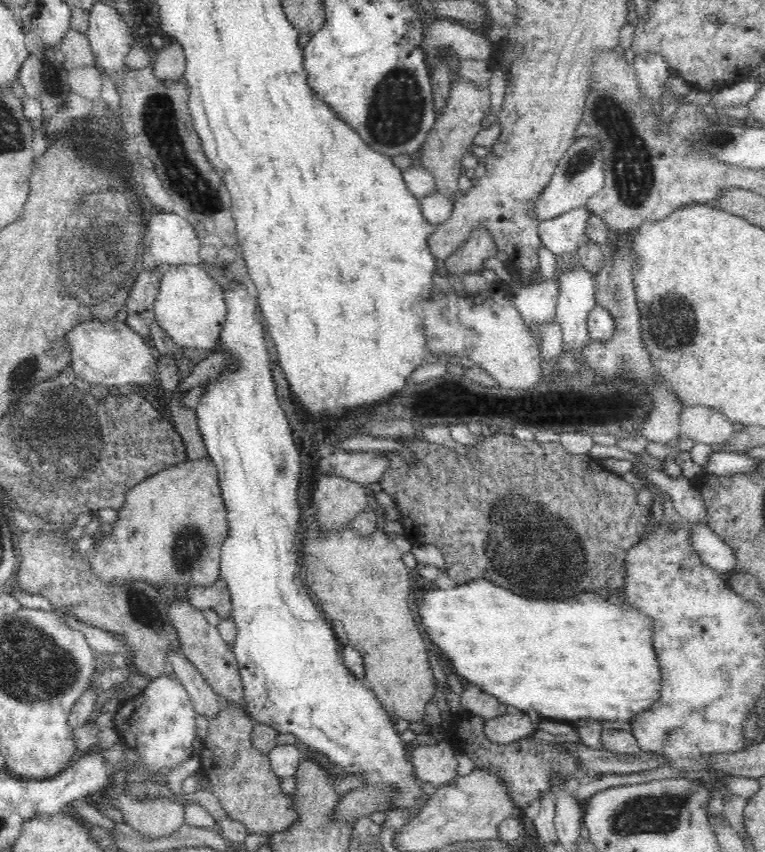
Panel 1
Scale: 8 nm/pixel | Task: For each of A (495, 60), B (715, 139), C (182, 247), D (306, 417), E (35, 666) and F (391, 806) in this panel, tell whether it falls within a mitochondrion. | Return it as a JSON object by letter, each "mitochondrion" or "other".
{"A":"other","B":"mitochondrion","C":"other","D":"other","E":"mitochondrion","F":"other"}

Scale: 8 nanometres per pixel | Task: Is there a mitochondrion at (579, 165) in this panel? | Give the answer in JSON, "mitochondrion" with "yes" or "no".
{"mitochondrion":"yes"}

